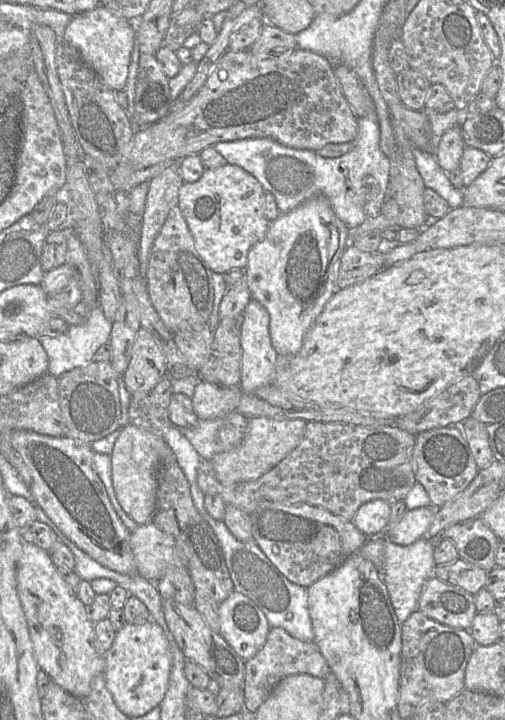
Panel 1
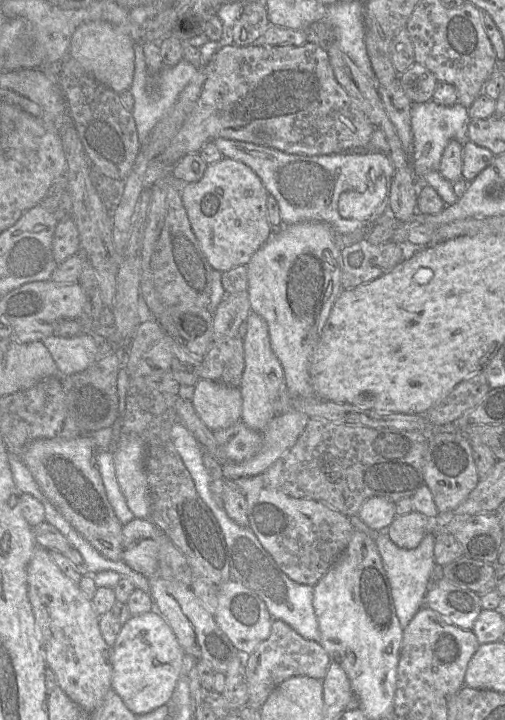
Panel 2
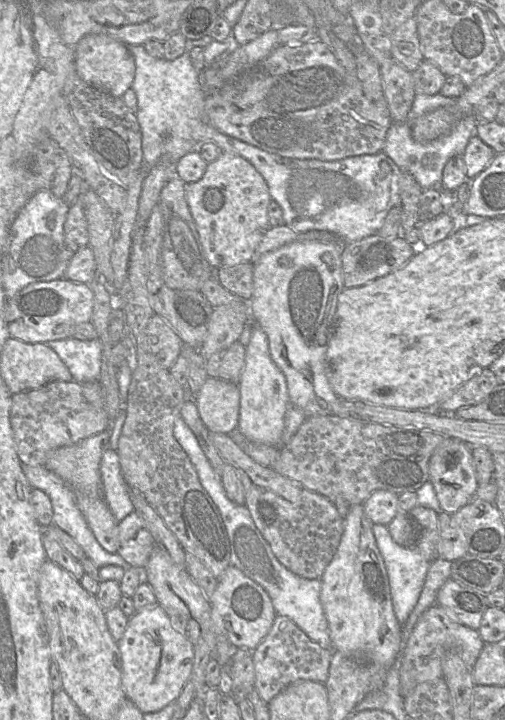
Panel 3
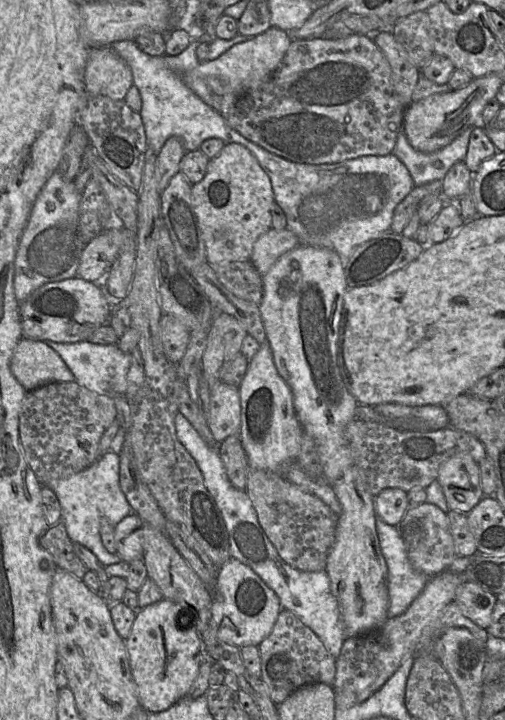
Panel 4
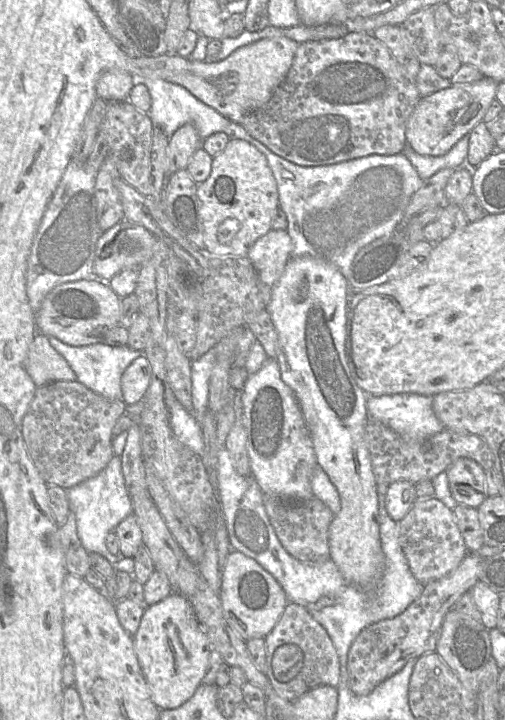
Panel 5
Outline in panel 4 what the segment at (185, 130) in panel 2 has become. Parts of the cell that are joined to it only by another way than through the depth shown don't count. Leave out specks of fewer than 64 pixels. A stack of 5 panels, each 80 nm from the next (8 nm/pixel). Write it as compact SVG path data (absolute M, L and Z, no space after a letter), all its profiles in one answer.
M353 34L341 39L294 39L287 49L279 67L271 78L256 90L241 96L227 115L222 115L226 123L246 139L261 146L267 151L295 163L312 165L333 164L361 156L391 154L396 145L397 137L403 130L405 106L394 91L390 65L375 44L372 35Z

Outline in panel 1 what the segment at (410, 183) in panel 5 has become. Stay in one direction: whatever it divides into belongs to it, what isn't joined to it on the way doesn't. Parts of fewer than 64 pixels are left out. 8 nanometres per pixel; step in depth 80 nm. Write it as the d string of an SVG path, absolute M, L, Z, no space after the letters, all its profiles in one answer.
M376 112L375 118L358 118L358 133L353 141L353 148L346 154L335 158L322 157L312 150L291 148L270 138L221 141L215 143L213 147L228 163L238 165L251 173L260 182L265 192L269 192L275 197L280 213L287 213L310 198L321 195L328 200L335 215L349 230L357 228L366 219L380 214L389 183L390 161L380 148L380 130Z

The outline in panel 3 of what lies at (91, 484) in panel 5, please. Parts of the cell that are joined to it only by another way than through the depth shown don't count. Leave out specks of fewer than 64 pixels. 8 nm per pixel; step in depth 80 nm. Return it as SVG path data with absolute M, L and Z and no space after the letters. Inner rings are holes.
M106 449L100 461L100 474L104 498L111 513L118 522L134 511L117 453ZM22 464L22 470L33 489L40 489L49 496L53 508L53 525L71 536L96 567L100 569L103 566L114 565L123 568L125 571L131 567L118 553L110 554L101 547L76 504L73 490L58 475L45 467L32 467L27 464Z

